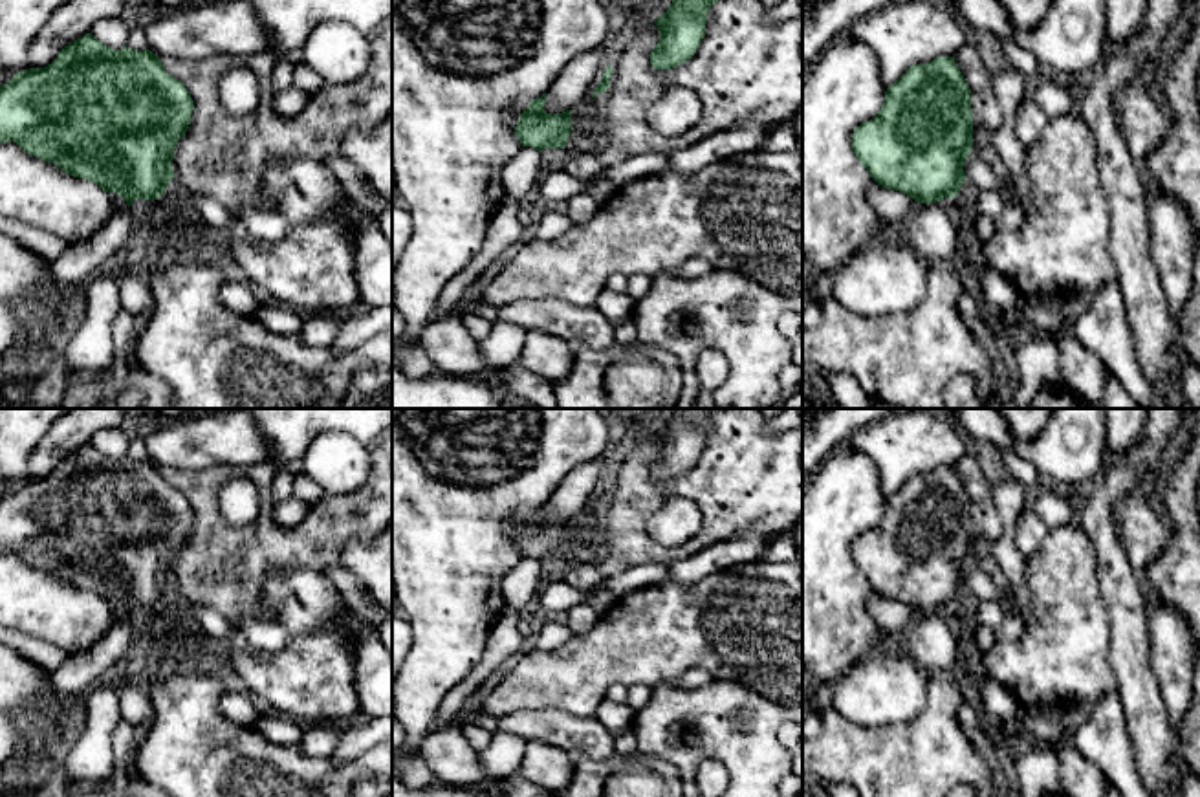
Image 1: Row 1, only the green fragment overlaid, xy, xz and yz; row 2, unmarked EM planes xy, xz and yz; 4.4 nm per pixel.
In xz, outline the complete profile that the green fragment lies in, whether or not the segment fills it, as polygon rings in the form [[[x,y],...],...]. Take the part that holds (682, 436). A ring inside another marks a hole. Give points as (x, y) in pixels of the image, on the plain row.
[[[674,409],[669,420],[654,431],[660,453],[650,462],[654,480],[671,480],[687,473],[698,460],[707,423],[720,409]]]

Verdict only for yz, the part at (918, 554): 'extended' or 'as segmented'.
extended

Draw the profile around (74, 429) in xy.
[[[70,409],[51,425],[31,454],[31,478],[51,475],[64,456],[90,443],[97,431],[119,427],[121,421],[123,409]]]

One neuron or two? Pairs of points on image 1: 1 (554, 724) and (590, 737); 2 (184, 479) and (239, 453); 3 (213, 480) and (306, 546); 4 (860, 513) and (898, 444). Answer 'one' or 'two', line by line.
1: one
2: two
3: one
4: two

